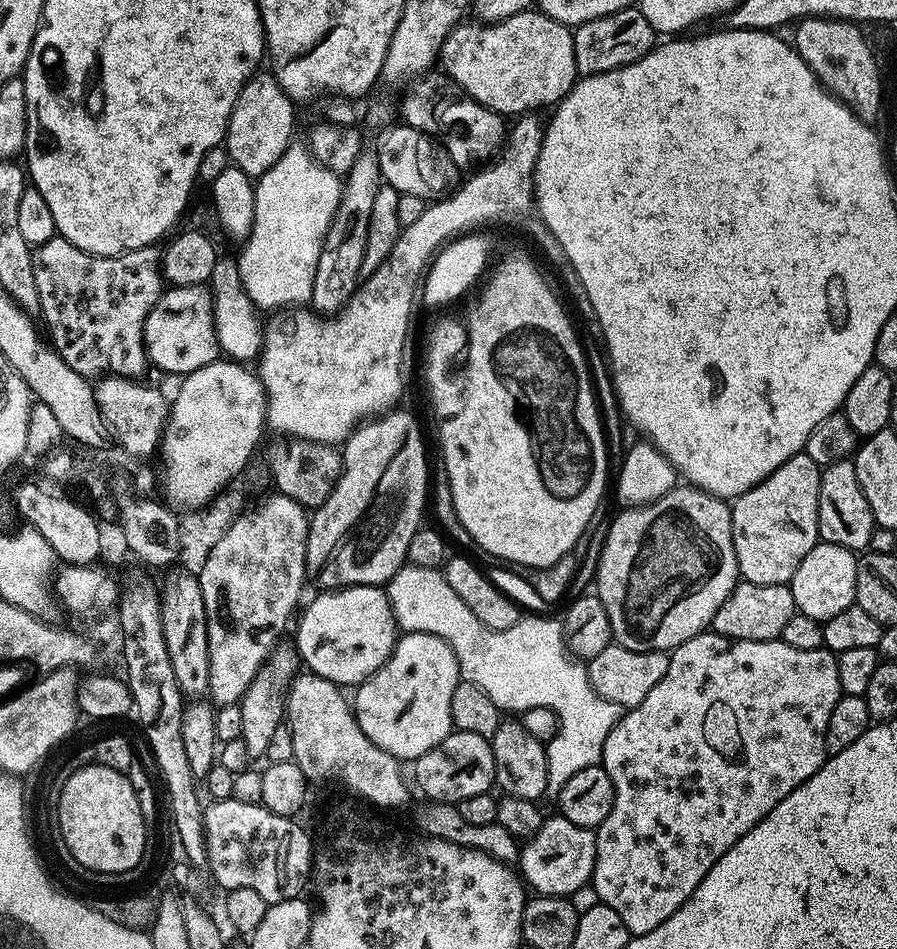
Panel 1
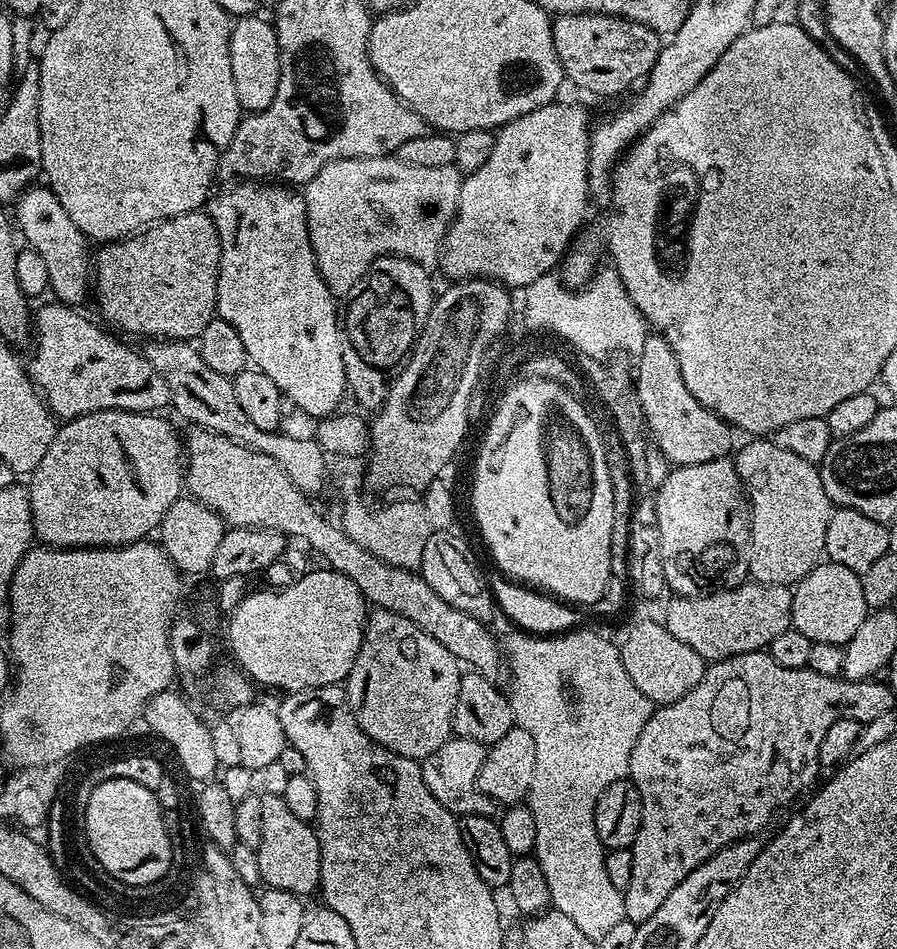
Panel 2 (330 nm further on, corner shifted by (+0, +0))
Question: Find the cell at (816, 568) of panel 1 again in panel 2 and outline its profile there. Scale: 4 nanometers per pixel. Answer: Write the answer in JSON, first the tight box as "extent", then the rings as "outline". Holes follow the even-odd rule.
{"extent":[792,562,870,646],"outline":[[[831,562],[817,564],[801,578],[792,593],[792,627],[802,630],[802,634],[806,634],[806,638],[810,638],[814,644],[818,642],[830,642],[841,646],[847,644],[854,630],[862,626],[862,622],[868,615],[870,609],[866,598],[862,598],[862,582],[859,575],[841,564]]]}

